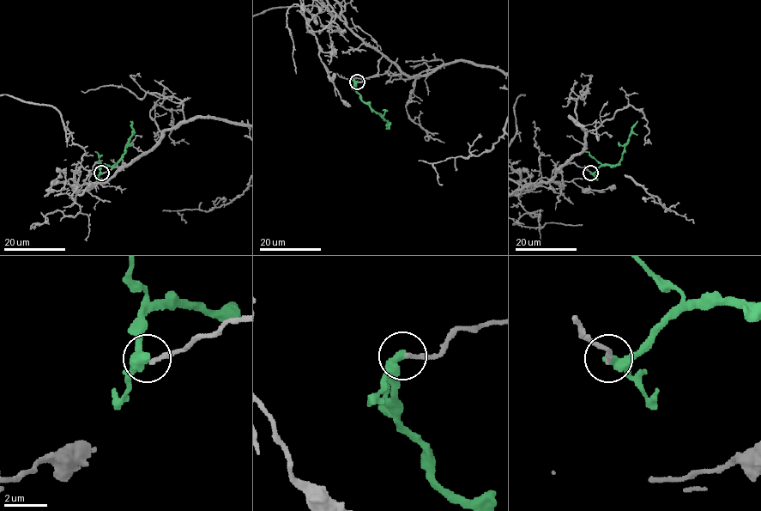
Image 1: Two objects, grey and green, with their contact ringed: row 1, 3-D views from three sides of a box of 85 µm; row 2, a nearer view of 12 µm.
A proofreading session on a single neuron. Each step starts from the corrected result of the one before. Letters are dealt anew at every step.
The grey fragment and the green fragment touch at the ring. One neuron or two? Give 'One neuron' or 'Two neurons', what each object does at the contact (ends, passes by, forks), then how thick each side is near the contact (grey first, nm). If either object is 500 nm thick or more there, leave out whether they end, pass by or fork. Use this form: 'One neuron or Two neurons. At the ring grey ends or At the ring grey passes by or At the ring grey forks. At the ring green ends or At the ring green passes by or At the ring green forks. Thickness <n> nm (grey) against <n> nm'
Two neurons. At the ring grey ends. At the ring green passes by. Thickness 200 nm (grey) against 360 nm

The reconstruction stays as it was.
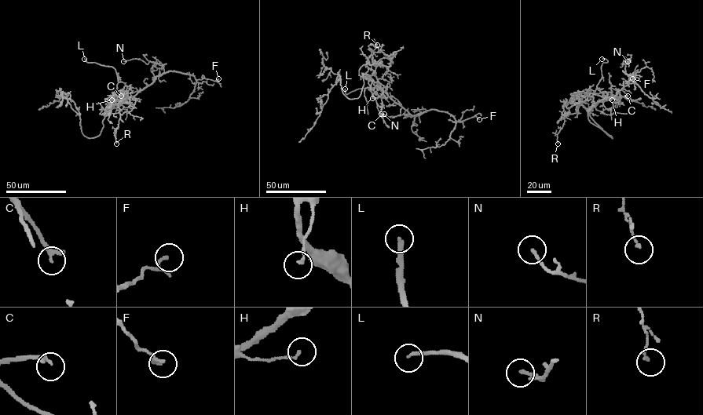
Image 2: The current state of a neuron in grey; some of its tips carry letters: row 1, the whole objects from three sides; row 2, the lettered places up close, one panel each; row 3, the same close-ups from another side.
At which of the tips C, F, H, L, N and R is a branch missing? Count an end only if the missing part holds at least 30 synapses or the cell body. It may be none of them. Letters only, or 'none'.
C, L

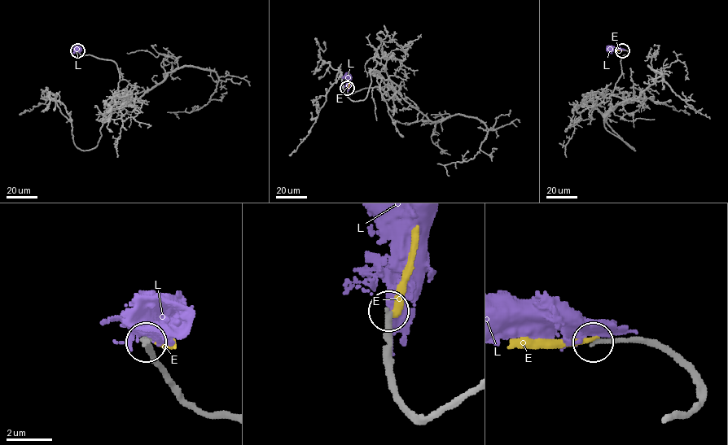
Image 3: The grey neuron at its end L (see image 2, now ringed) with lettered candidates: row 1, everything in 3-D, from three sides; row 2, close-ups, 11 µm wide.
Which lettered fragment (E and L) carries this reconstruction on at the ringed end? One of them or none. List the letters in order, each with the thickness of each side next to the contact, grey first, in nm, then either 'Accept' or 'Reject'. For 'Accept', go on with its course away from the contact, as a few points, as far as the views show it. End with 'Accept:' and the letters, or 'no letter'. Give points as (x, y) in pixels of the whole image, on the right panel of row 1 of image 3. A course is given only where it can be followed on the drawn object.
E: Thickness 240 nm (grey) against 240 nm. Reject
L: Thickness 260 nm (grey) against 320 nm. Reject
Accept: no letter

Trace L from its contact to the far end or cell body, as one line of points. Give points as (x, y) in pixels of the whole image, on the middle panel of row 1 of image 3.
L: (347, 89), (346, 76)

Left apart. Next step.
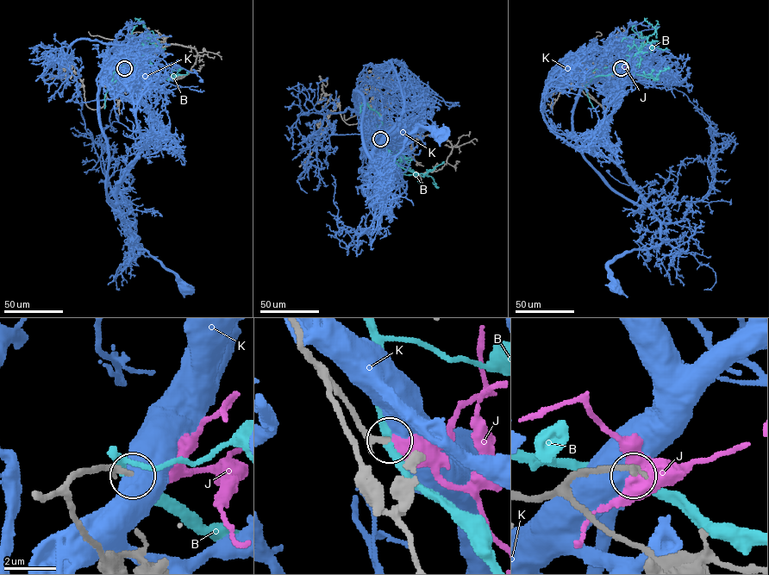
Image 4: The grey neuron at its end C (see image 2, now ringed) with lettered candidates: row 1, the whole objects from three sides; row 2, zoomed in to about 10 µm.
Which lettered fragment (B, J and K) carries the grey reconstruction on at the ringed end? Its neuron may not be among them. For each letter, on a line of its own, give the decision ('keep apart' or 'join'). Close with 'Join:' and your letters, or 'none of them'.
B: keep apart
J: join
K: keep apart
Join: J

